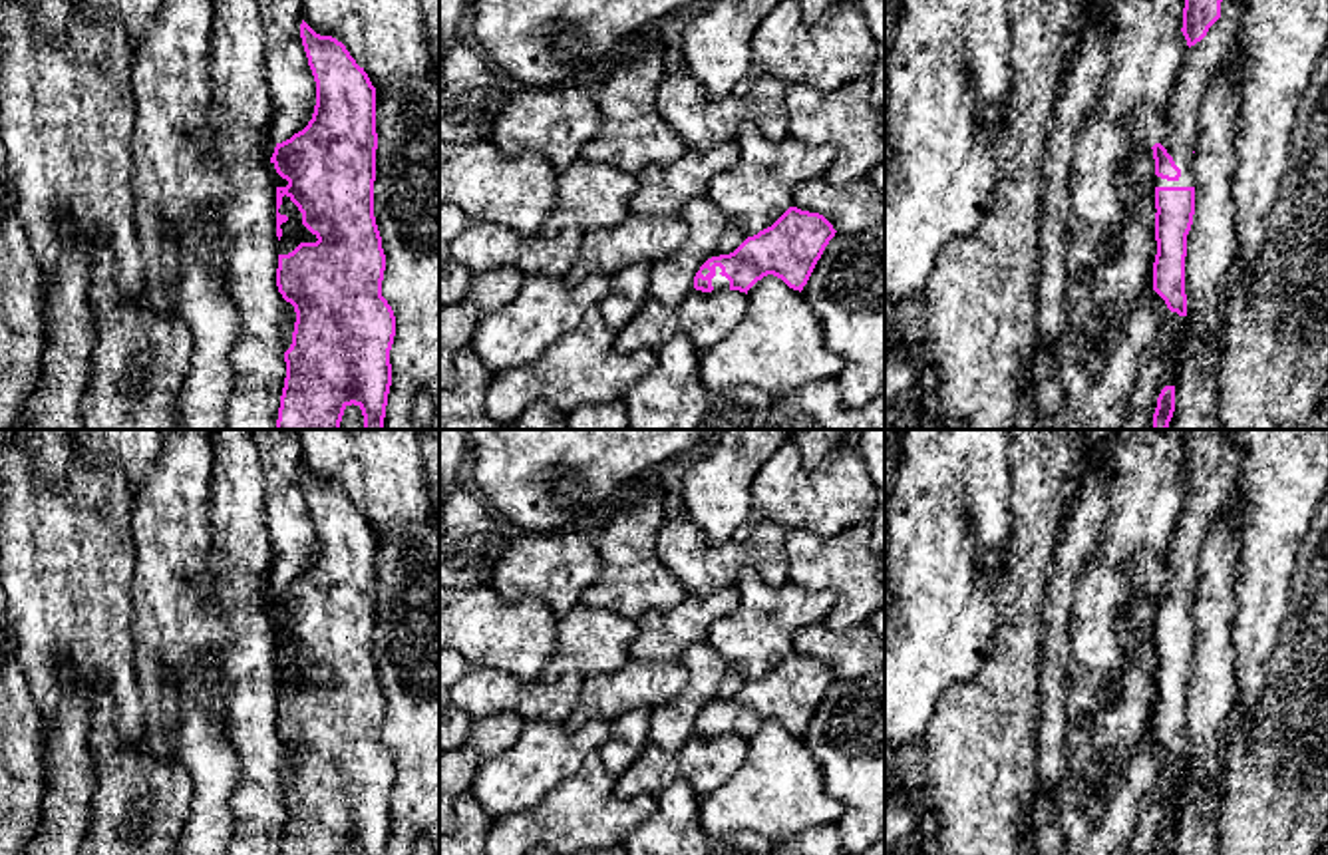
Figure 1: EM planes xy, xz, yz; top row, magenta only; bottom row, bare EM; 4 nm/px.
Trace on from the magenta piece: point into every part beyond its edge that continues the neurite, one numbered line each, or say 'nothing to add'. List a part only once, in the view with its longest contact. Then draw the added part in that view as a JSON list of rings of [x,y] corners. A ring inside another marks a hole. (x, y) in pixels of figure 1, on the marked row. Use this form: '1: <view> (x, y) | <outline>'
1: yz (1201, 62) | [[[1223,0],[1221,18],[1187,50],[1165,107],[1165,137],[1159,141],[1181,169],[1181,177],[1167,181],[1155,175],[1155,187],[1193,187],[1191,161],[1199,137],[1201,101],[1235,44],[1237,26],[1239,2]]]

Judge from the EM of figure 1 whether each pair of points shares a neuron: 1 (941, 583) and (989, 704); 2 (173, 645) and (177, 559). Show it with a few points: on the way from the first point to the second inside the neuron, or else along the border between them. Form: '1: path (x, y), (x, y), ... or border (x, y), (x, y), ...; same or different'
1: border (995, 629), (981, 667), (939, 700); different
2: path (173, 623), (173, 581); same

